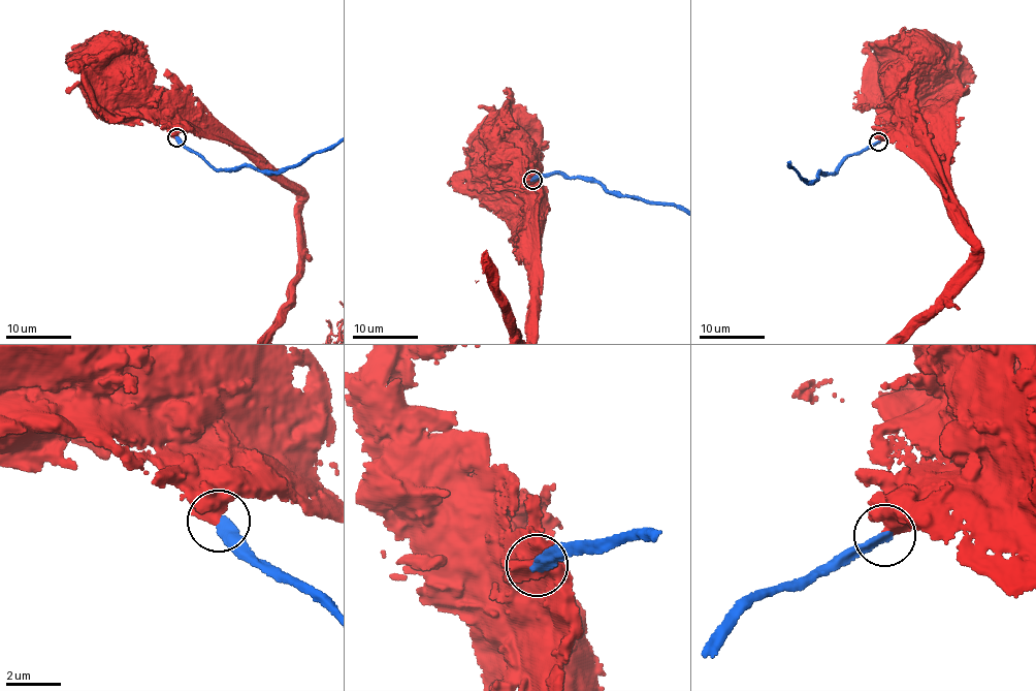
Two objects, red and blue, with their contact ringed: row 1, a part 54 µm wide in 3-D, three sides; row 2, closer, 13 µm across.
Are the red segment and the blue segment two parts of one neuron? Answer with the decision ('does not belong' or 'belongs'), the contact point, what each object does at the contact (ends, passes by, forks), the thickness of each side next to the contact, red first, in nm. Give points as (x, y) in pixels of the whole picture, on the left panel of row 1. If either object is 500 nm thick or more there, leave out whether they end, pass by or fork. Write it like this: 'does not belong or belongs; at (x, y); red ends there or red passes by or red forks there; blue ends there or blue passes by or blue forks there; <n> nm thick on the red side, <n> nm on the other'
does not belong; at (176, 137); 650 nm thick on the red side, 360 nm on the other

